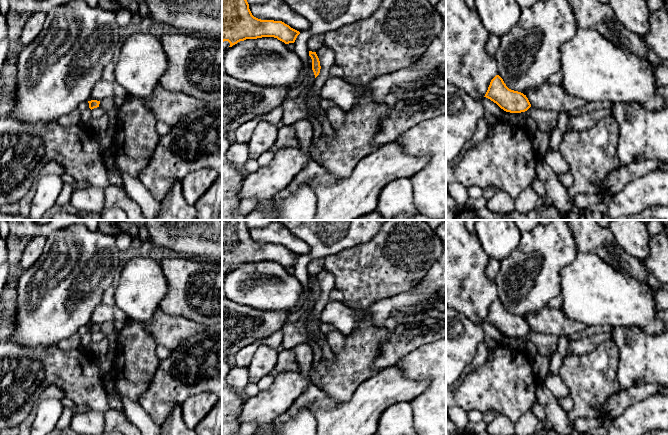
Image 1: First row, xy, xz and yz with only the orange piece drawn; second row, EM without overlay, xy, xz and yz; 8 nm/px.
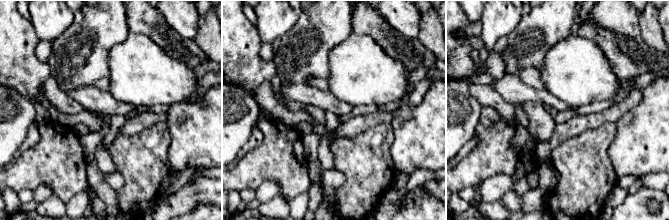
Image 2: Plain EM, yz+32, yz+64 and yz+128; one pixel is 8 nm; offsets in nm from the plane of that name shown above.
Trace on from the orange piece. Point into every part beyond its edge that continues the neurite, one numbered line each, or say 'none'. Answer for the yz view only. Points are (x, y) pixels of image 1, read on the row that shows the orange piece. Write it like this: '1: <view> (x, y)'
none

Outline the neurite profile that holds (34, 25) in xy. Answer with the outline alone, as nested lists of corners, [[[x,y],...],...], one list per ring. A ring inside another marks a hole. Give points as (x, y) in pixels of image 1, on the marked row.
[[[37,12],[33,14],[26,22],[22,30],[20,41],[24,46],[29,45],[40,34],[46,19],[46,14]]]

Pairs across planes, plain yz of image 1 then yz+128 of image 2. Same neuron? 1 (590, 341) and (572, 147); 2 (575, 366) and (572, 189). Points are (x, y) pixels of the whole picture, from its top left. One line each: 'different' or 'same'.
1: different
2: same

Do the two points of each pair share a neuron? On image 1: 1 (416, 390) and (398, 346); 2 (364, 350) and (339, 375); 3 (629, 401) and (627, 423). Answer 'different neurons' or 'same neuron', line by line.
1: different neurons
2: same neuron
3: different neurons

